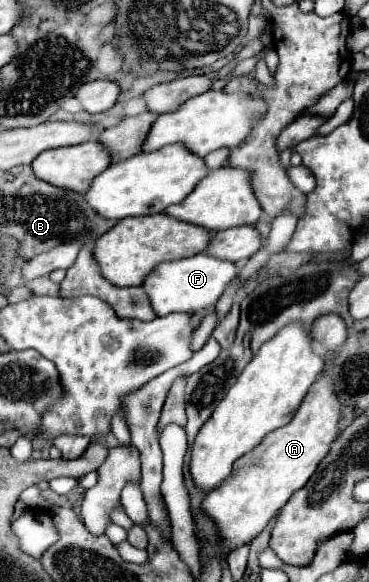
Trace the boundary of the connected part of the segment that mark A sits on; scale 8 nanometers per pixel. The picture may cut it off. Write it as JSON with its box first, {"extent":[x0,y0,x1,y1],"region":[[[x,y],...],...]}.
{"extent":[206,374,340,554],"region":[[[324,374],[316,380],[316,384],[312,384],[294,418],[276,432],[270,432],[252,452],[248,452],[248,456],[242,456],[234,464],[232,480],[212,490],[214,516],[206,516],[216,526],[222,554],[250,544],[268,526],[270,518],[278,514],[280,508],[276,506],[276,502],[268,504],[264,502],[264,496],[268,496],[268,500],[288,500],[308,482],[308,478],[316,472],[320,460],[328,454],[332,438],[340,434],[338,416],[340,402],[336,400],[336,392],[332,392],[332,378]]]}

